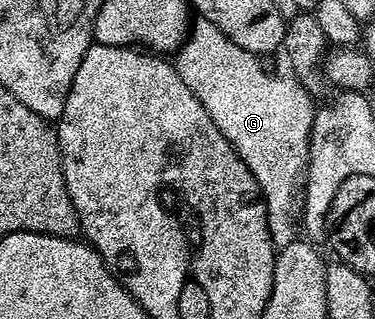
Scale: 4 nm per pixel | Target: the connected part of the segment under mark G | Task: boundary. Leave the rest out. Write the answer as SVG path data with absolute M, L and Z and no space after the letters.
M204 19L192 22L187 40L175 53L175 64L183 83L203 103L211 123L235 147L259 183L265 197L269 230L274 246L289 245L299 233L293 212L299 209L299 194L309 172L309 136L313 130L315 104L310 90L296 76L276 77L260 65L239 43L231 43L215 23Z

